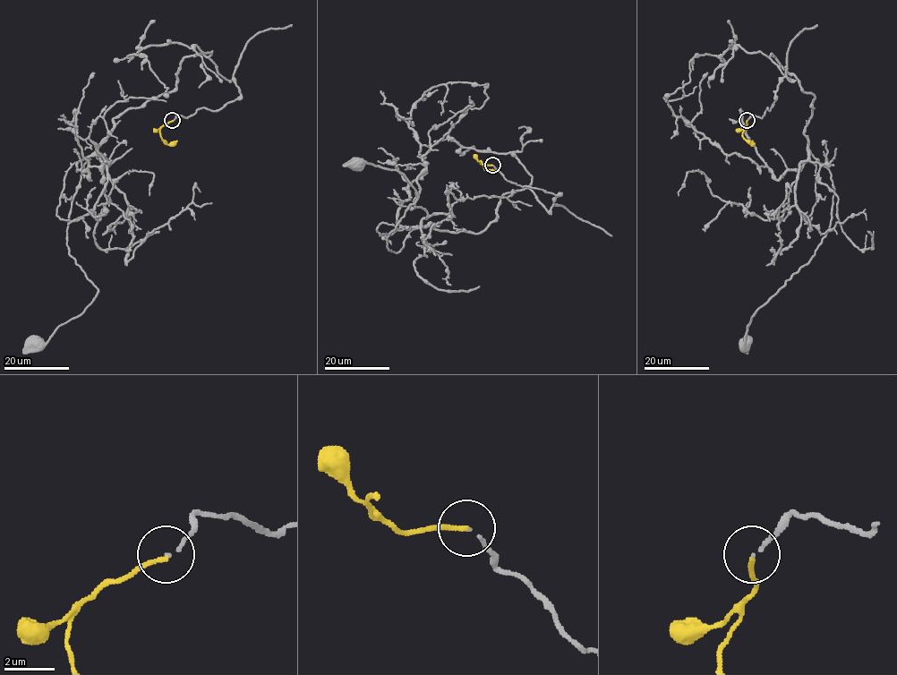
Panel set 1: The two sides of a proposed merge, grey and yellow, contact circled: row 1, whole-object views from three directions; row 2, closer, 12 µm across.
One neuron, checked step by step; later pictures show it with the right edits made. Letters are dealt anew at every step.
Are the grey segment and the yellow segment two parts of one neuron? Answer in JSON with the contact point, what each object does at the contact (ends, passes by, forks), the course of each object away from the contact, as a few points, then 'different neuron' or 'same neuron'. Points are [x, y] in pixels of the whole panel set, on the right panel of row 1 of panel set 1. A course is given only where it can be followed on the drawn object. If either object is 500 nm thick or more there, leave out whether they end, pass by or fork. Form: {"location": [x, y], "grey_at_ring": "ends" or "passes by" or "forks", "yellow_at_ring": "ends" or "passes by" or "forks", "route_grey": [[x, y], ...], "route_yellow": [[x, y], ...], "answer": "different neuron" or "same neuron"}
{"location": [747, 120], "grey_at_ring": "ends", "yellow_at_ring": "ends", "route_grey": [[747, 121], [794, 81], [771, 54], [815, 96], [804, 134], [834, 191], [815, 254], [752, 315], [743, 346]], "route_yellow": [[747, 121], [743, 137], [750, 144], [752, 140]], "answer": "same neuron"}

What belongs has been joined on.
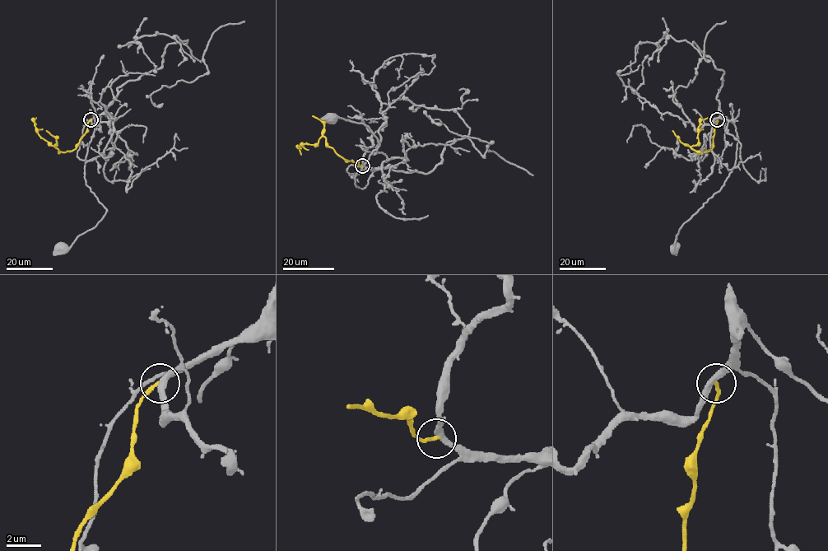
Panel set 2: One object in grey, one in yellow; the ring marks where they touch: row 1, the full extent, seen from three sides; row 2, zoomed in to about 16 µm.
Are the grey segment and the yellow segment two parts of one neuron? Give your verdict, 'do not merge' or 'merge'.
do not merge

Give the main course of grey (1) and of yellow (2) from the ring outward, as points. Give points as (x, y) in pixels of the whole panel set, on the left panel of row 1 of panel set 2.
1: (90, 120), (104, 113), (95, 124), (88, 147), (84, 178), (106, 212), (93, 228), (62, 249)
2: (90, 120), (76, 147), (72, 150), (59, 151), (37, 132), (34, 125), (36, 118)

